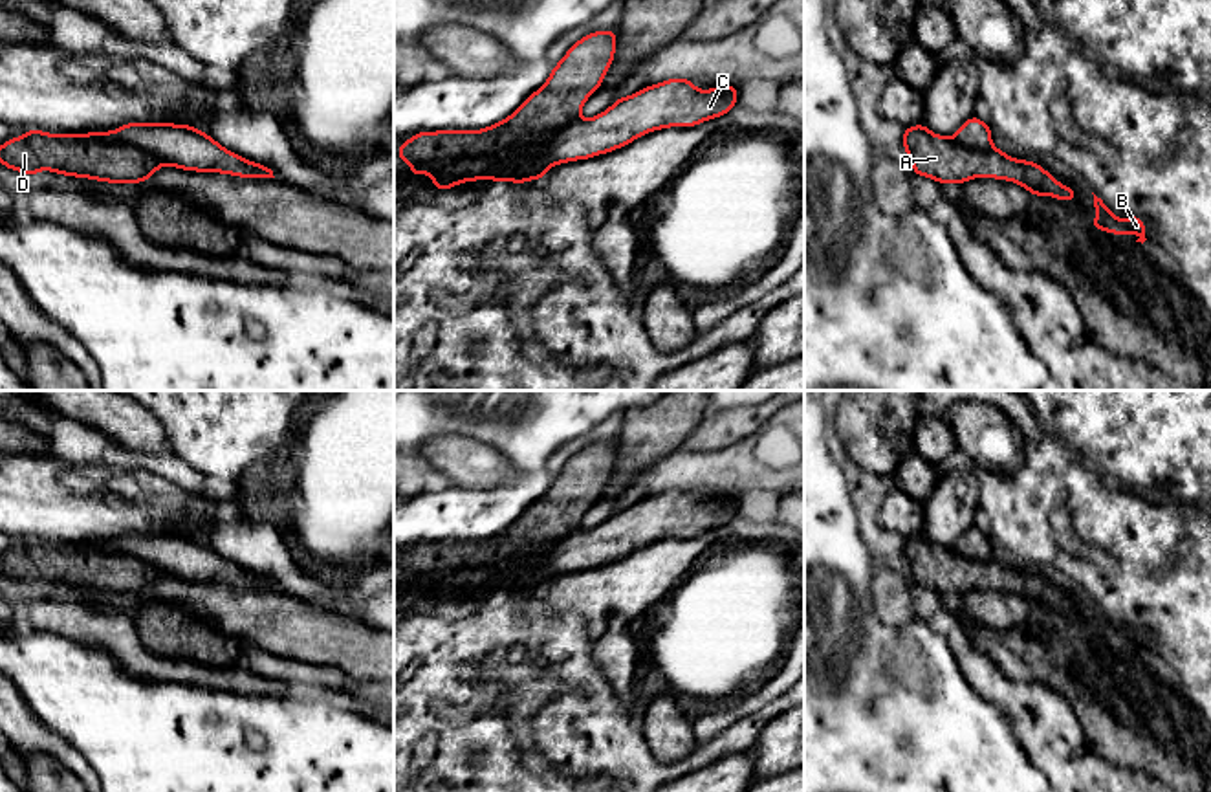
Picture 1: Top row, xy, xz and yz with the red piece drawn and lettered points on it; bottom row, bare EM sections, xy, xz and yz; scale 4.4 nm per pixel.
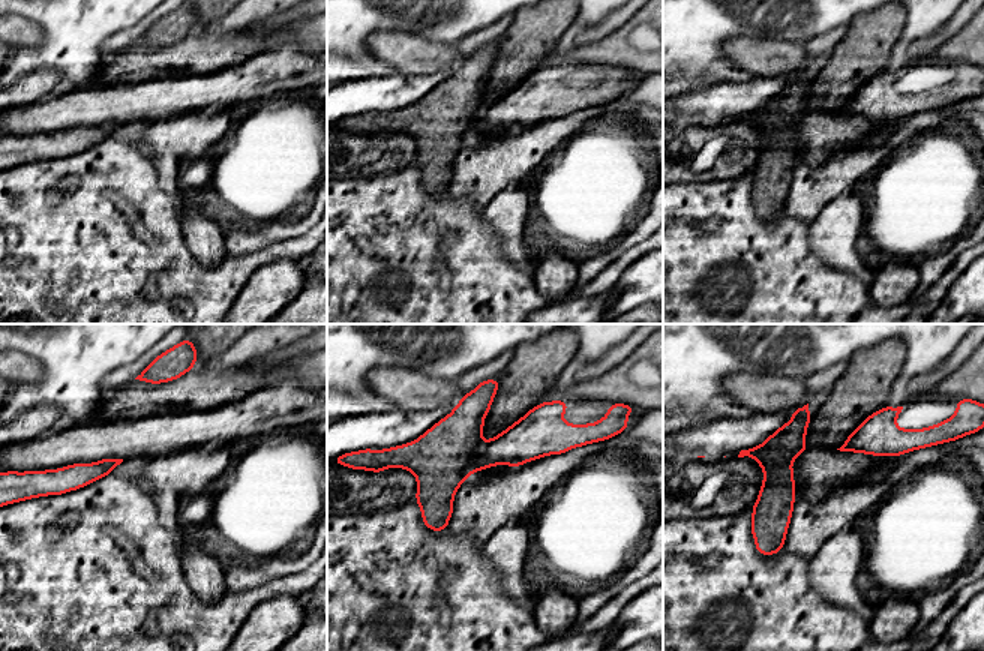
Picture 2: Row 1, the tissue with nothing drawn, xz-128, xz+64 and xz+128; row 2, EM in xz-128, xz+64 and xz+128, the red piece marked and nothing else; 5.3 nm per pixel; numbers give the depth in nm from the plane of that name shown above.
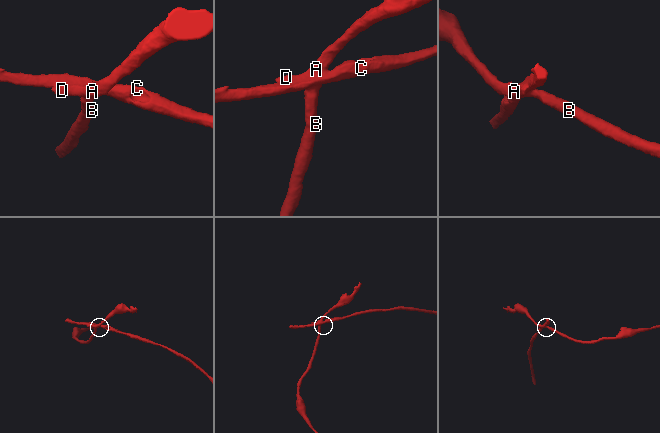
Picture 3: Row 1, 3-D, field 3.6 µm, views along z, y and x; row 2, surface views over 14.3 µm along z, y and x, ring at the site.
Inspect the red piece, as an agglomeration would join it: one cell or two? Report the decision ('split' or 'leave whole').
split

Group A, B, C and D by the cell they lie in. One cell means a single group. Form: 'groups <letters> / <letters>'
groups A B D / C

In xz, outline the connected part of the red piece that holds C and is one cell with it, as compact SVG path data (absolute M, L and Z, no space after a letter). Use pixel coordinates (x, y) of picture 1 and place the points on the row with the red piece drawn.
M669 79L650 84L617 101L592 119L577 119L555 132L540 148L529 148L507 160L498 156L462 158L447 165L414 165L409 176L431 174L434 189L453 189L462 182L491 178L506 182L511 169L524 158L535 165L555 167L575 160L590 160L630 145L636 138L669 126L691 128L707 119L722 117L736 104L736 82L696 90L691 79Z

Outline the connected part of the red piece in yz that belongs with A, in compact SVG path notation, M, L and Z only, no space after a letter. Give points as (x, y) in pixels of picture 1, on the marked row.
M923 123L905 128L901 138L912 174L962 185L973 178L997 178L1022 185L1033 198L1048 194L1063 202L1075 200L1075 191L1061 185L1037 161L1015 160L997 147L971 150L953 138L933 134Z

